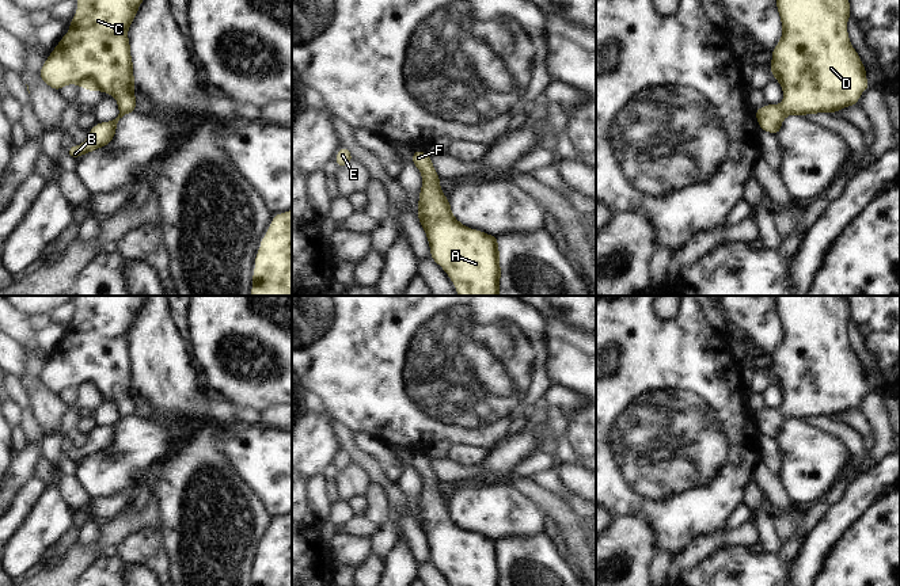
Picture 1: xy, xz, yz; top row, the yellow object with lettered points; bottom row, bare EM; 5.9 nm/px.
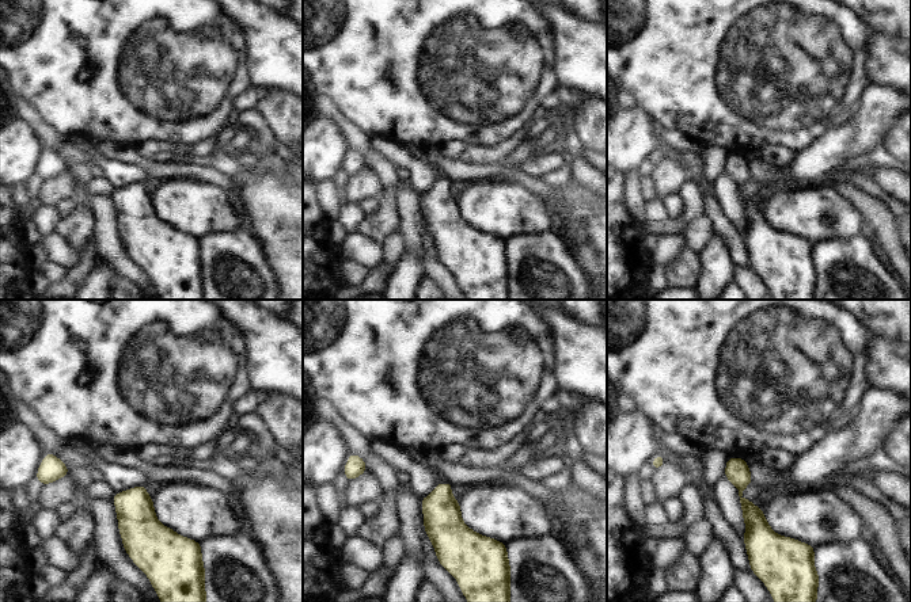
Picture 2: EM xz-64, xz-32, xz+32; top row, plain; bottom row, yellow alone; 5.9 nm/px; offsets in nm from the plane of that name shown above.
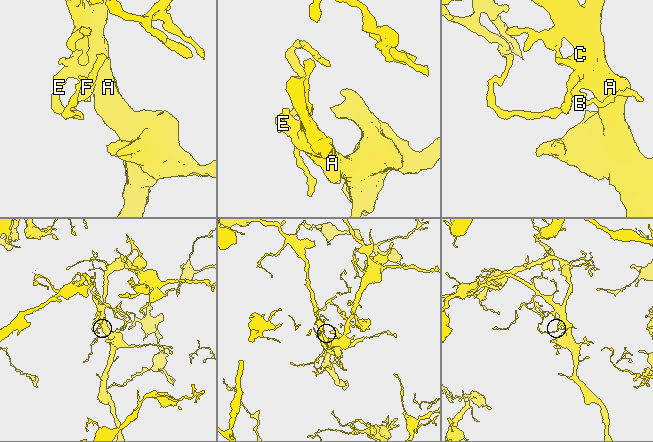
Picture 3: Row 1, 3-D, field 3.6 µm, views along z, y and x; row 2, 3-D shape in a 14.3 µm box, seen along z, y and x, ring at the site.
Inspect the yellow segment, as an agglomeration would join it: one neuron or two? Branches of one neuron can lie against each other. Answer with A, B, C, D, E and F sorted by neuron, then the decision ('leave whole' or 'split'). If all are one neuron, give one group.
A B C D E F | leave whole

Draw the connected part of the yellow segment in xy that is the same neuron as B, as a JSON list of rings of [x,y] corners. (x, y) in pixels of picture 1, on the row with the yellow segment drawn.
[[[77,0],[76,14],[69,31],[52,50],[39,76],[50,88],[60,91],[64,85],[76,84],[91,92],[102,91],[113,95],[118,103],[118,117],[109,122],[98,122],[81,145],[72,145],[67,155],[77,159],[98,148],[107,146],[117,132],[118,121],[129,113],[136,113],[133,60],[128,30],[144,0]]]

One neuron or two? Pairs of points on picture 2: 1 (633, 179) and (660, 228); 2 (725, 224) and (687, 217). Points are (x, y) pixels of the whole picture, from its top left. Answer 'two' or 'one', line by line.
1: two
2: two

